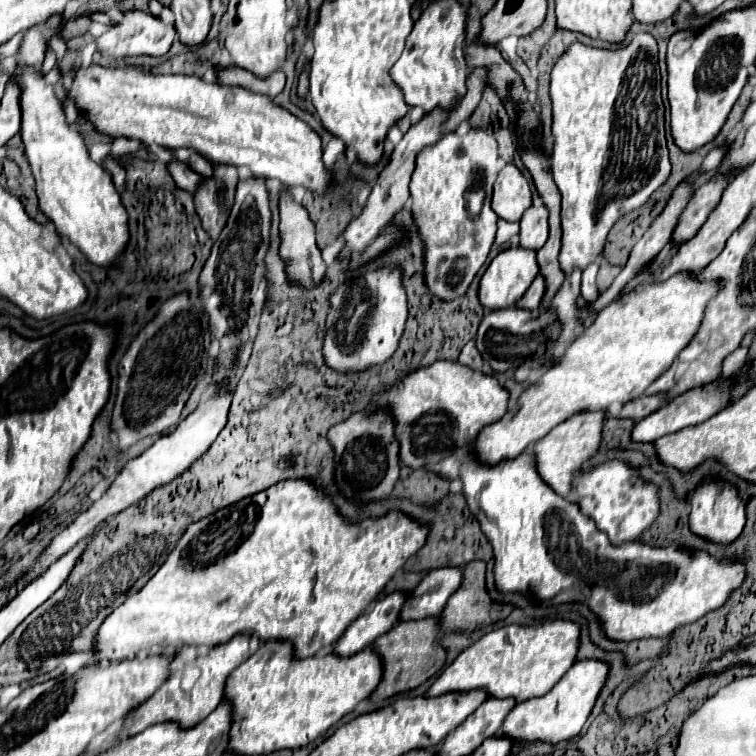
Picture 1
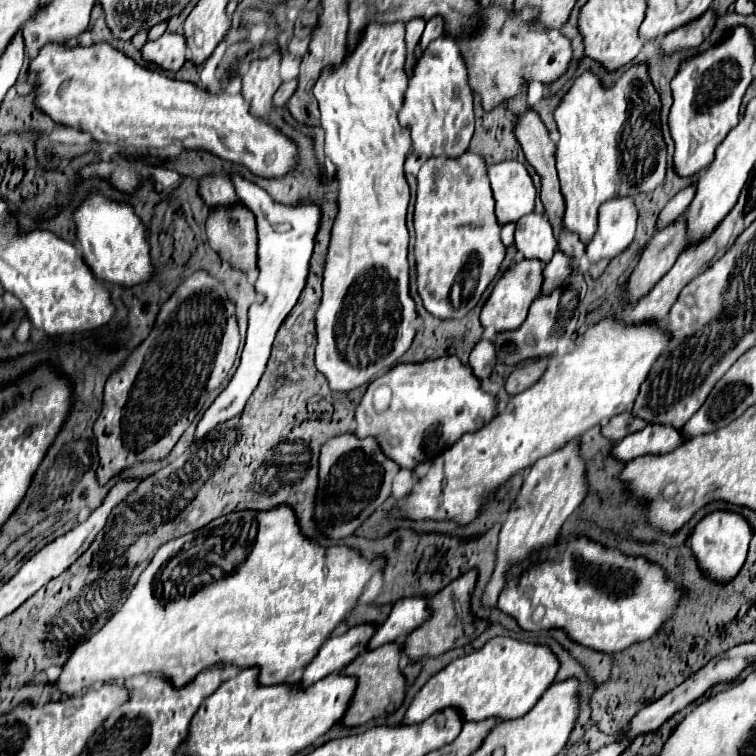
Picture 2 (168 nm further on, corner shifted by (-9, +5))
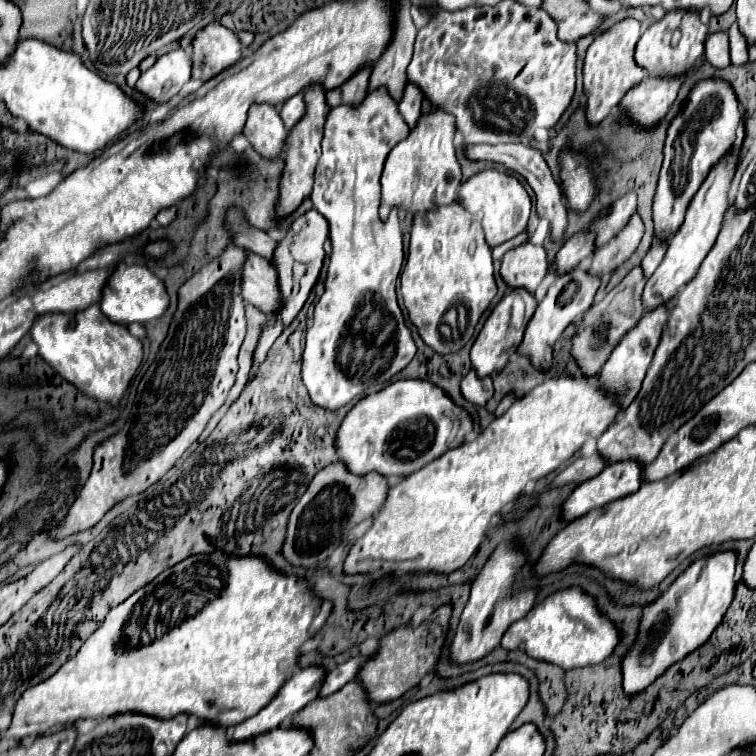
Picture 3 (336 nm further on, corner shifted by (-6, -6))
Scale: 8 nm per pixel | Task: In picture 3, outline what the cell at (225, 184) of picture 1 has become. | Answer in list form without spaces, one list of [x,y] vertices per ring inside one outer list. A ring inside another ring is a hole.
[[[250,252],[244,264],[244,284],[242,296],[248,304],[256,306],[264,314],[272,316],[280,310],[280,290],[278,290],[278,276],[268,262]]]

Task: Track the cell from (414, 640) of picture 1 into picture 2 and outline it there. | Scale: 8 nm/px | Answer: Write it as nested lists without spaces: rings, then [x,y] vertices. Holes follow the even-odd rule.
[[[391,641],[387,645],[381,645],[377,649],[371,651],[363,651],[359,657],[355,657],[355,661],[351,661],[351,665],[347,665],[345,673],[357,675],[359,677],[359,689],[355,691],[355,697],[349,705],[347,715],[343,717],[343,723],[349,727],[367,723],[369,719],[387,715],[391,711],[395,711],[395,707],[399,707],[407,695],[407,679],[403,675],[403,671],[399,669],[399,657],[403,655],[403,643],[401,641]]]

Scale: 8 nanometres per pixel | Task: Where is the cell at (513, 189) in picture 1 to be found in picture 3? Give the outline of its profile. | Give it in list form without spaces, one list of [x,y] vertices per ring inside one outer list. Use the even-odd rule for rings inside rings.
[[[488,168],[488,170],[482,170],[482,172],[470,176],[460,186],[458,202],[470,214],[472,222],[480,222],[484,236],[486,236],[486,244],[490,248],[496,248],[496,246],[512,240],[520,232],[524,232],[528,218],[530,218],[530,208],[532,208],[530,196],[528,196],[526,188],[520,184],[520,180],[510,174],[498,172],[494,168]]]

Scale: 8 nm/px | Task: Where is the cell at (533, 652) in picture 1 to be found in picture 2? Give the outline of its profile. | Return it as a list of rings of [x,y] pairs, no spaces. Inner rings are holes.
[[[493,637],[481,649],[455,659],[433,675],[411,701],[403,723],[419,723],[445,707],[457,707],[465,721],[481,721],[493,715],[501,721],[523,717],[553,685],[557,671],[559,659],[549,645]]]

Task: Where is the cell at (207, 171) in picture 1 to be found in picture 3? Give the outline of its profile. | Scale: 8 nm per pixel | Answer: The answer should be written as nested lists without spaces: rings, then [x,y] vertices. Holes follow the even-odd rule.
[[[308,210],[306,214],[302,214],[300,218],[294,220],[288,236],[284,236],[274,252],[274,260],[272,264],[276,266],[278,272],[278,284],[280,284],[280,298],[282,298],[282,308],[280,312],[274,316],[276,322],[270,326],[264,326],[258,348],[254,352],[254,368],[252,374],[256,374],[258,366],[264,362],[266,352],[270,350],[270,346],[274,344],[274,340],[280,336],[280,332],[296,318],[296,314],[300,312],[300,308],[304,306],[310,290],[314,288],[318,274],[322,270],[322,262],[326,258],[326,250],[324,250],[324,242],[328,238],[328,224],[324,220],[324,216],[320,216],[316,210]]]

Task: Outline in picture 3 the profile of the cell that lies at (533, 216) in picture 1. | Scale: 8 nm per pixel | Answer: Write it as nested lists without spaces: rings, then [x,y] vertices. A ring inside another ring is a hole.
[[[532,242],[522,244],[504,254],[500,276],[510,288],[526,288],[534,294],[536,286],[542,282],[548,270],[544,246],[534,246]]]

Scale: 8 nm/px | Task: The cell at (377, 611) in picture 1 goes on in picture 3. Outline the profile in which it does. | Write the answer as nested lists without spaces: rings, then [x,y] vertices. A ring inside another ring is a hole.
[[[306,668],[306,670],[296,670],[296,672],[288,678],[288,682],[280,688],[280,692],[278,692],[278,694],[276,694],[276,696],[274,696],[274,698],[272,698],[272,700],[270,700],[270,702],[268,702],[268,704],[266,704],[266,706],[256,714],[256,716],[244,720],[242,724],[238,724],[238,726],[232,730],[232,740],[234,740],[234,742],[252,740],[252,738],[256,738],[256,736],[260,736],[260,734],[264,734],[264,732],[270,732],[270,730],[278,728],[280,724],[284,724],[286,718],[292,718],[292,716],[294,716],[296,712],[300,712],[308,702],[316,700],[324,676],[326,676],[324,668]]]

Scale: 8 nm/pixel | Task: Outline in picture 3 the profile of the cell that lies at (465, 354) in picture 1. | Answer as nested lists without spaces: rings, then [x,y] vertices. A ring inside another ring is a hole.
[[[470,370],[462,380],[462,396],[472,402],[474,406],[486,406],[486,402],[492,398],[492,378],[478,378],[474,370]]]

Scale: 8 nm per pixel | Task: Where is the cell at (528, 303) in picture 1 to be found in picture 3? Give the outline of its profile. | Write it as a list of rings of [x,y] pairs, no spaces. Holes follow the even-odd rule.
[[[582,230],[572,238],[568,238],[568,242],[560,248],[556,256],[556,276],[562,272],[570,272],[570,268],[576,268],[582,258],[590,256],[594,252],[592,250],[594,242],[596,242],[596,234],[588,230]]]

